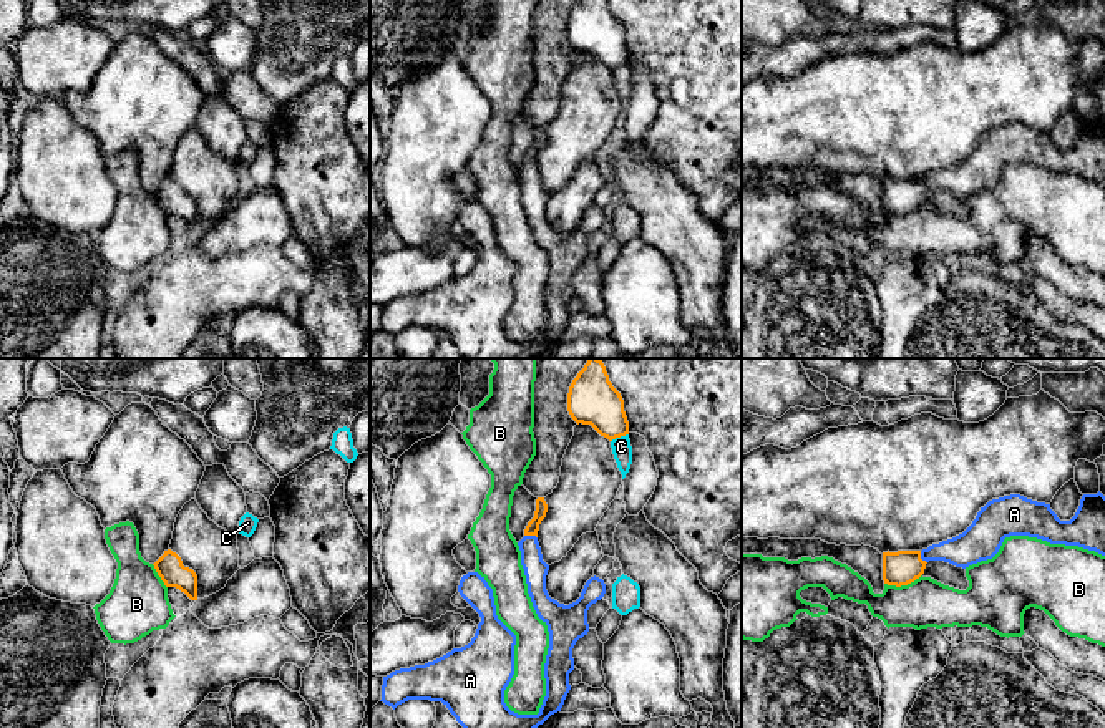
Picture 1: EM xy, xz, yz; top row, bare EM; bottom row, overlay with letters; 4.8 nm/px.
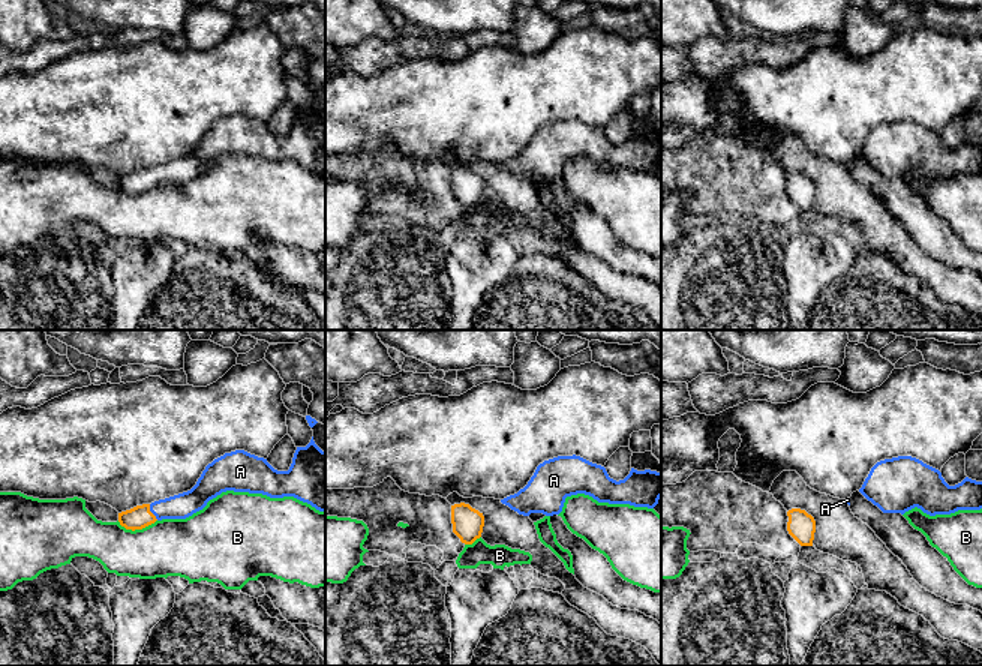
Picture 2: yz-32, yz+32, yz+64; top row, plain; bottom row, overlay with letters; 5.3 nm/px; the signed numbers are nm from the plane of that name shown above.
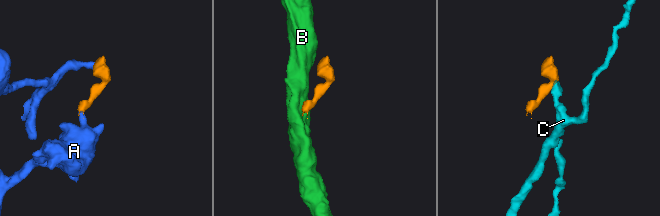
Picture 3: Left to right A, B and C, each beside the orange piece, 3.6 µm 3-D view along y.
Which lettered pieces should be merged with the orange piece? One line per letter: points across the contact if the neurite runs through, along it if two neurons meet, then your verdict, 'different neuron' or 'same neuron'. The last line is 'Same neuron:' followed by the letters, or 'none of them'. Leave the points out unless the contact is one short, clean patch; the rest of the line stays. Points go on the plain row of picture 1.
A: runs through yz (901, 196), (920, 186), (969, 176); same neuron
B: border along yz (921, 203), (906, 213), (885, 213); different neuron
C: border along xz (627, 62), (611, 70); different neuron
Same neuron: A

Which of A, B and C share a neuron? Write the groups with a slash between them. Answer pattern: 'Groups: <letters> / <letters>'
Groups: A / B / C

